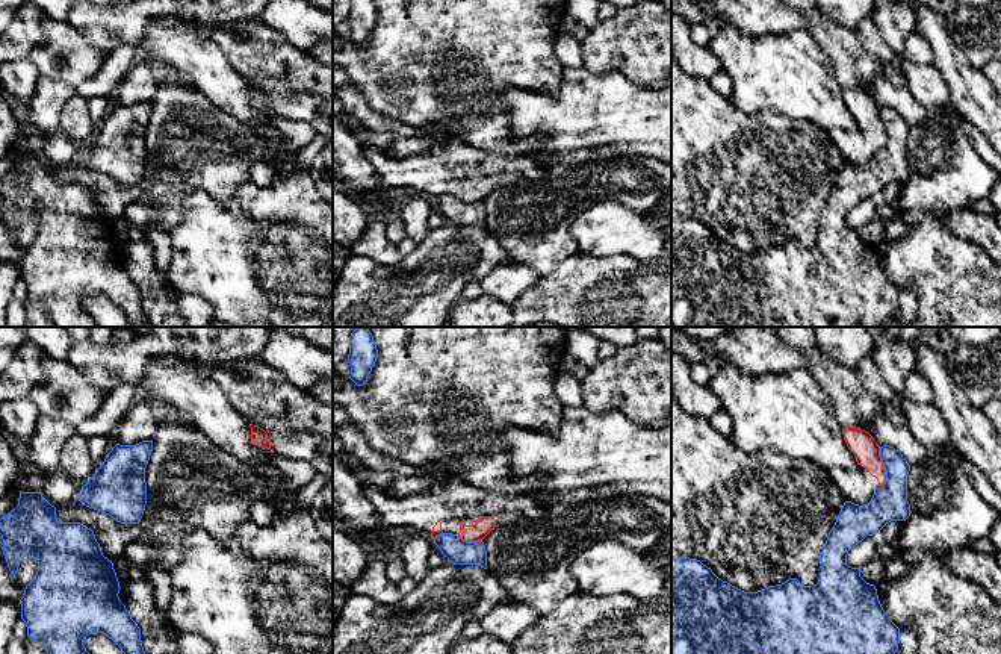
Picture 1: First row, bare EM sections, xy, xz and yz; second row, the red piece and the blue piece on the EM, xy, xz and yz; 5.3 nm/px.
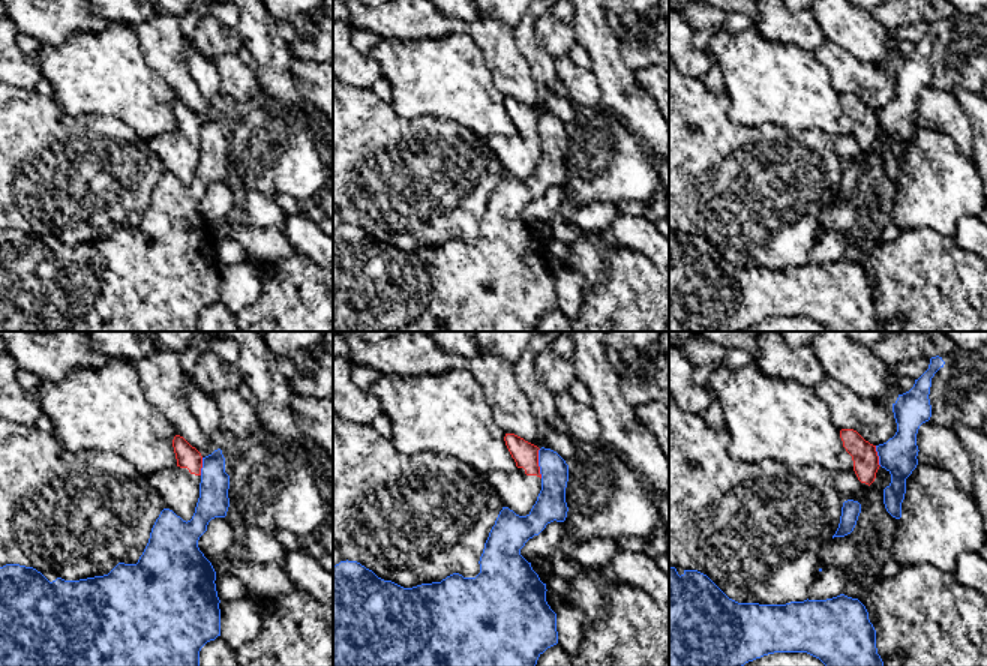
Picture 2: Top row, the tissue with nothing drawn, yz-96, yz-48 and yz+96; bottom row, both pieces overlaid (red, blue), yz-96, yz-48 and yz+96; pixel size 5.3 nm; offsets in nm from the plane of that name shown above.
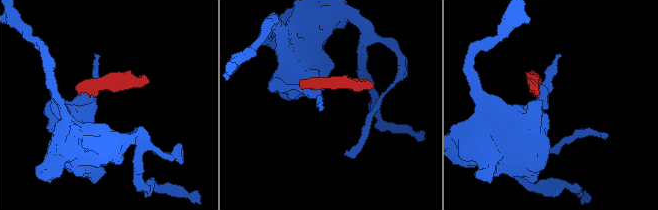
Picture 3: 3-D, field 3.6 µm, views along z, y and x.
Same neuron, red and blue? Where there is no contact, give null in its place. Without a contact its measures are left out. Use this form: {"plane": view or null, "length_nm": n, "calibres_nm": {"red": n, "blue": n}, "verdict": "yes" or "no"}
{"plane": "yz", "length_nm": 220, "calibres_nm": {"red": 140, "blue": 190}, "verdict": "no"}

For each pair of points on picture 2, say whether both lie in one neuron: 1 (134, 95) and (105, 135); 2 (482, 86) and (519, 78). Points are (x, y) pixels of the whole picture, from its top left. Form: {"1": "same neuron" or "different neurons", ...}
{"1": "different neurons", "2": "different neurons"}

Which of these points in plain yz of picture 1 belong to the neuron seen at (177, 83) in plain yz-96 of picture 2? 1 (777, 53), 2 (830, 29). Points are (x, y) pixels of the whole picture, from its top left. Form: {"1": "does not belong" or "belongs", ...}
{"1": "does not belong", "2": "belongs"}

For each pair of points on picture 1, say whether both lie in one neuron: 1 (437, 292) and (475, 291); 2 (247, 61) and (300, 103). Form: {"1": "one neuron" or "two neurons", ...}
{"1": "two neurons", "2": "one neuron"}

